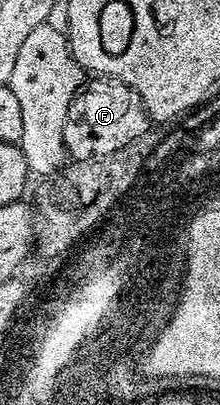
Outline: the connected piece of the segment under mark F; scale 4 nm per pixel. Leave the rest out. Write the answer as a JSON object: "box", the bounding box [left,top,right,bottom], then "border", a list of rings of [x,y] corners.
{"box":[63,79,147,161],"border":[[[87,79],[72,98],[64,118],[63,142],[67,157],[71,161],[97,160],[140,138],[147,126],[146,108],[132,86],[123,80]]]}

